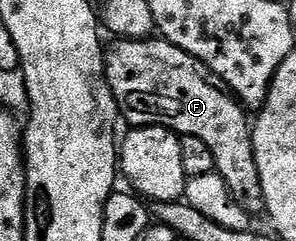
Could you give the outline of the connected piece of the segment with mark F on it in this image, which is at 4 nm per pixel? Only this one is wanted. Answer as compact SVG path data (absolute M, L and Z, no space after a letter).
M152 37L149 39L119 39L112 47L110 44L105 51L105 70L109 89L119 106L122 122L131 123L127 125L132 128L164 127L174 131L180 137L188 135L205 141L205 145L209 145L213 153L215 174L221 177L221 181L225 181L233 201L237 201L237 205L241 205L241 209L247 215L258 217L264 214L261 173L257 173L255 146L251 140L253 131L249 126L249 119L247 123L248 112L207 66L167 39Z

